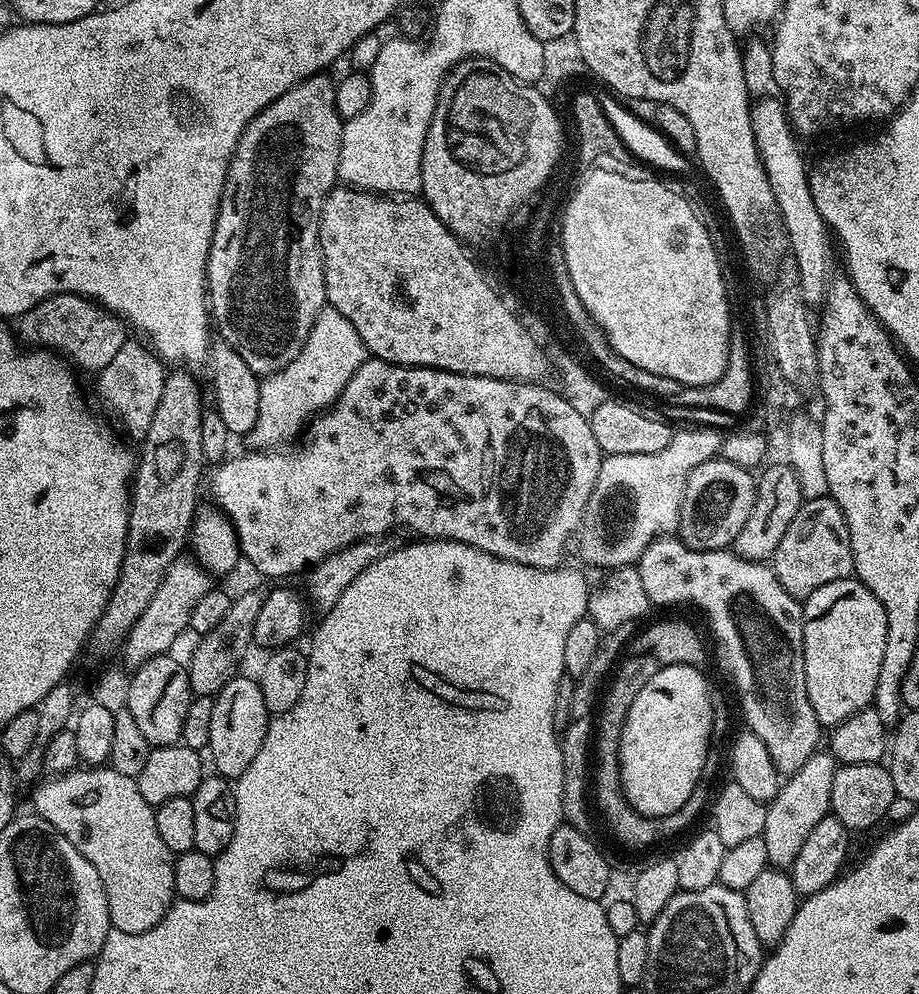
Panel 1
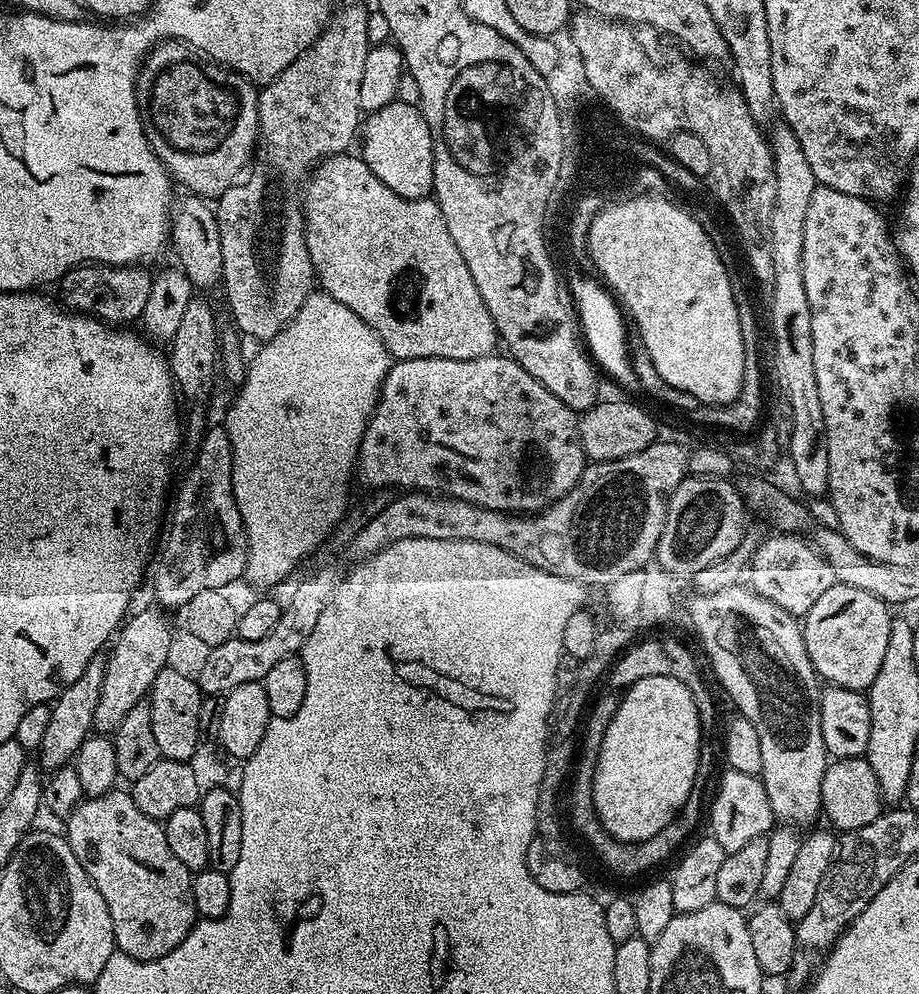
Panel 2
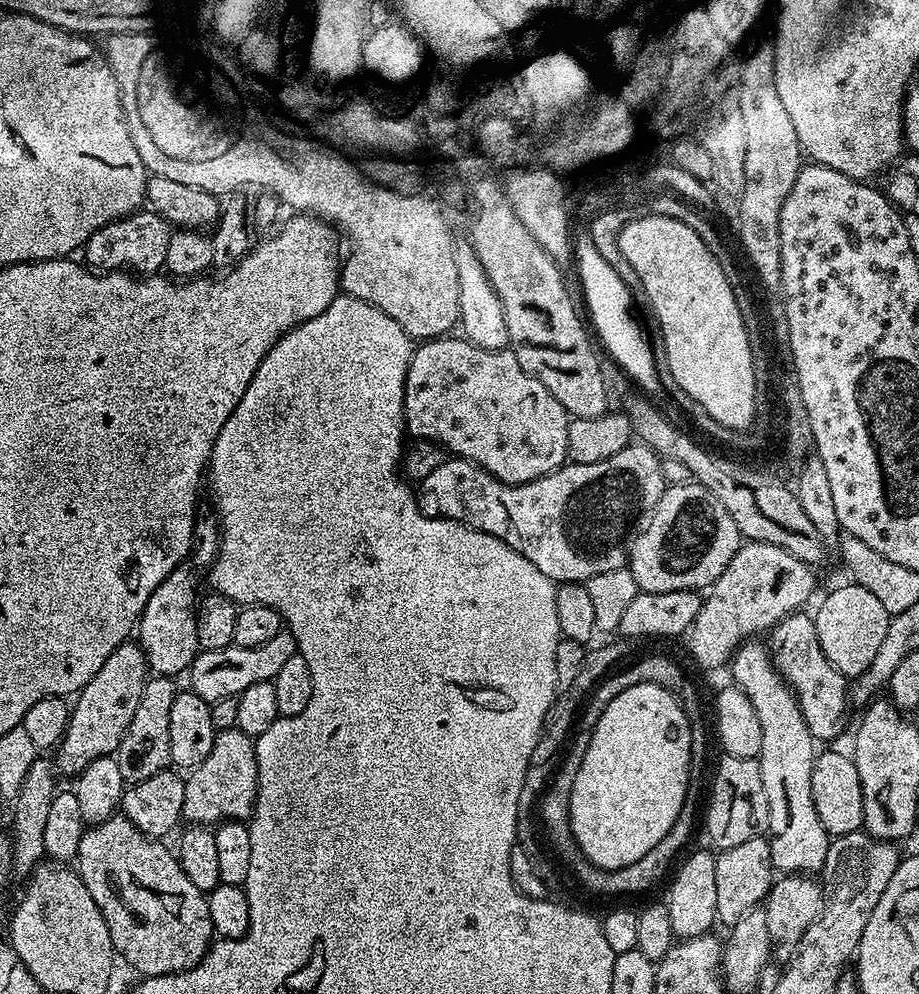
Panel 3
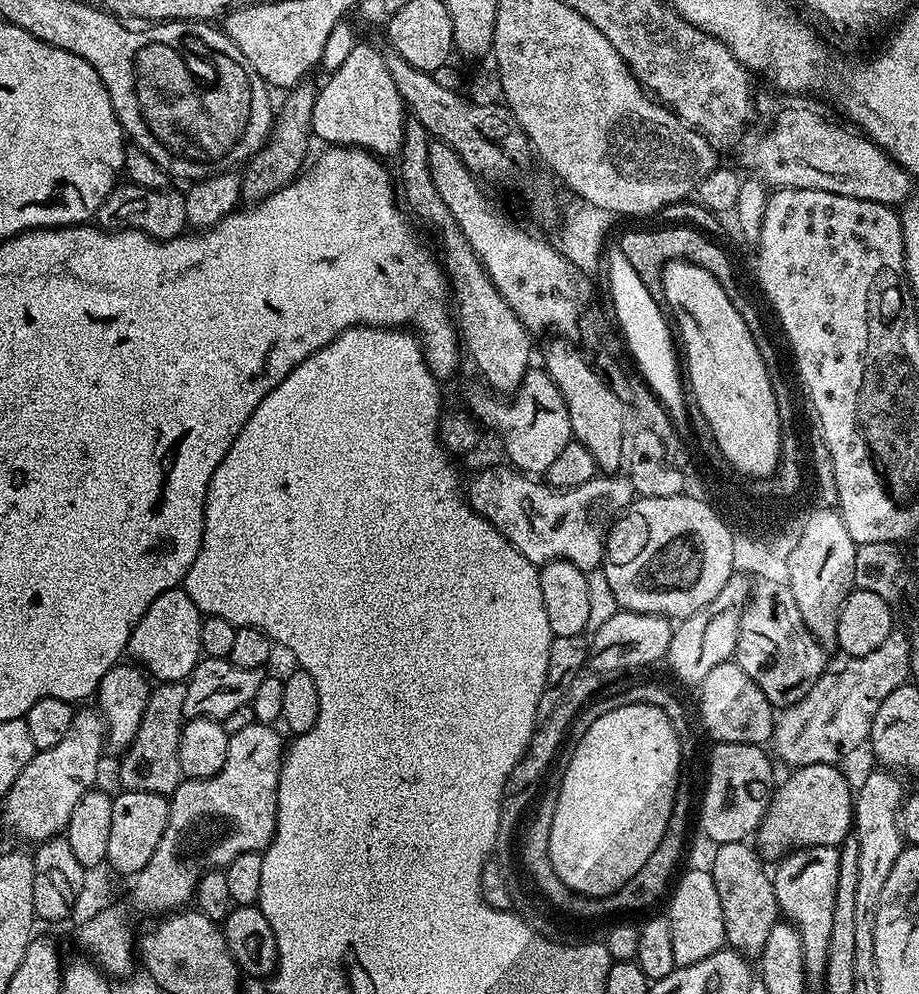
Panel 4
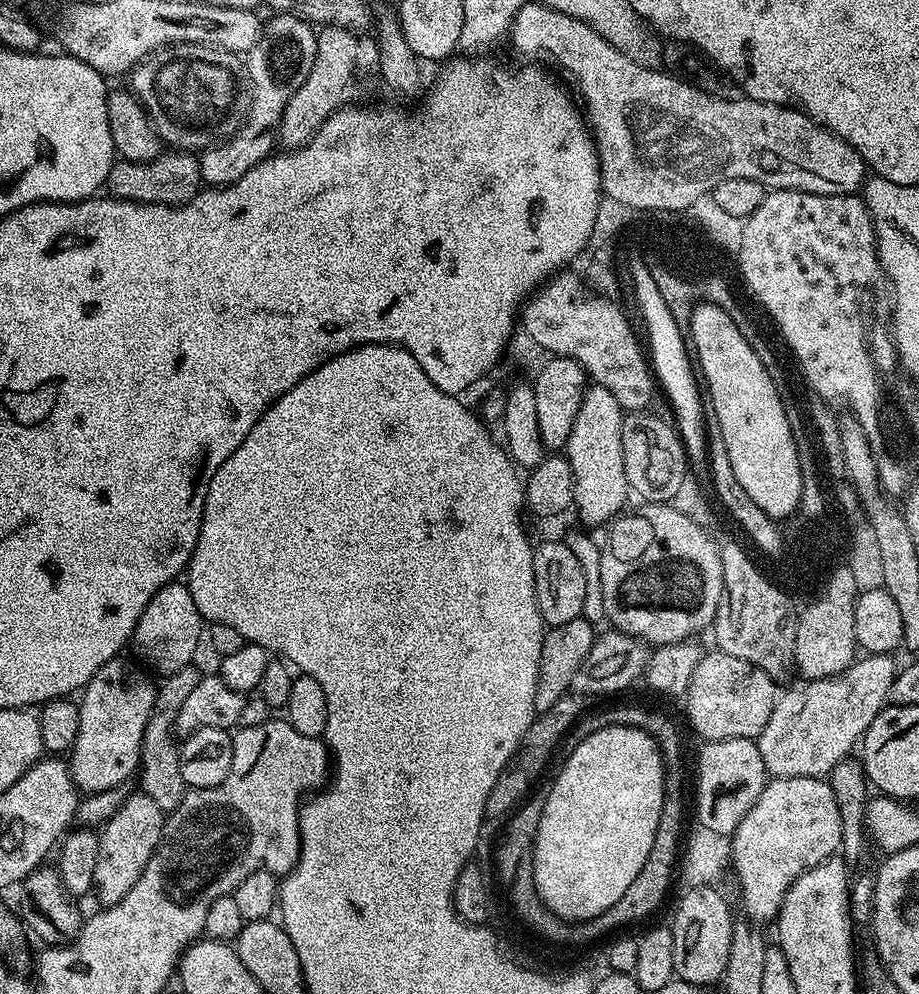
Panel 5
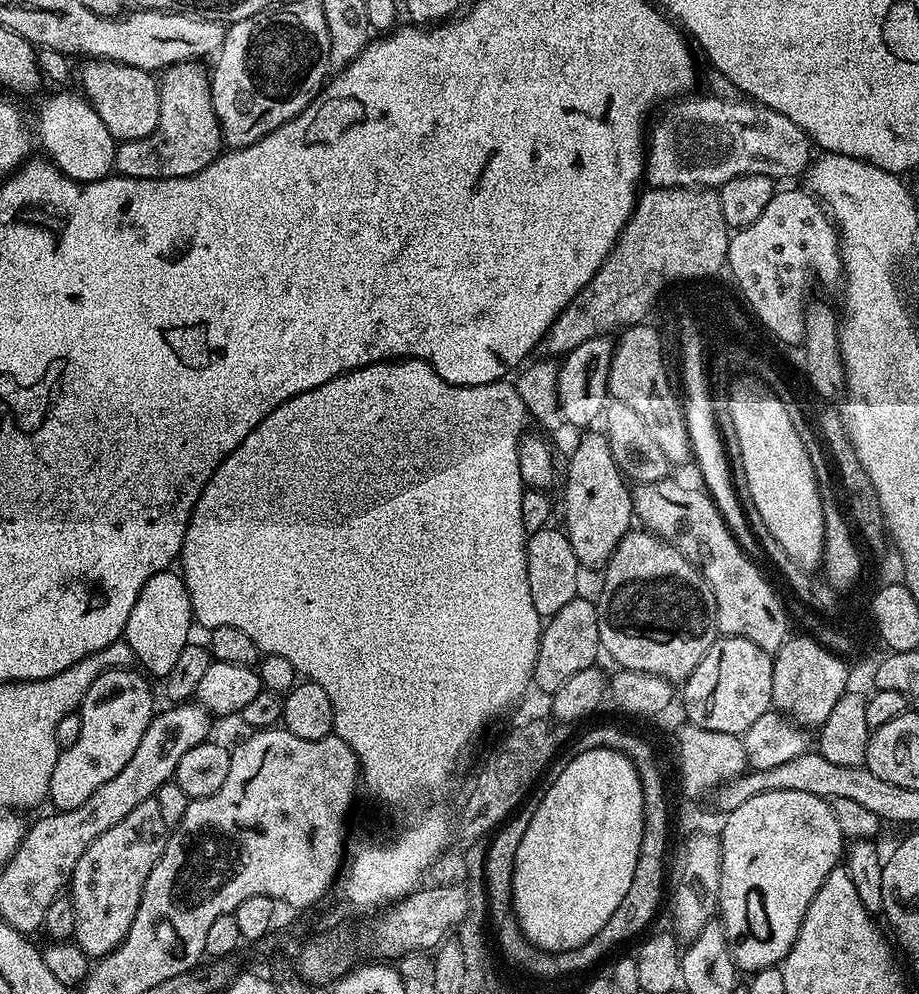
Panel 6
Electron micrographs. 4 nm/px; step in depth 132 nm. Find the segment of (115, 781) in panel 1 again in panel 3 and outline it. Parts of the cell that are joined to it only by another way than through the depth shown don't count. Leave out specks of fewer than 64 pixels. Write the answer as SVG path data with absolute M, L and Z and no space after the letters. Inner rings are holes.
M124 815L85 827L74 868L106 918L113 953L141 977L184 972L208 953L214 933L206 893L186 878L169 845L140 832Z

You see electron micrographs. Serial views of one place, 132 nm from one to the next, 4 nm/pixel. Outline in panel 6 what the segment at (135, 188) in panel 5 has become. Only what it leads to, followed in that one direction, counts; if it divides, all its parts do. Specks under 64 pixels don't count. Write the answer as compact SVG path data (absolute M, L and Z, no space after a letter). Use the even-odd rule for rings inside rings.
M185 60L183 64L171 64L169 68L163 69L158 80L160 86L158 126L146 138L125 140L117 147L114 168L119 175L147 180L193 176L206 166L210 166L210 162L214 162L217 156L221 155L220 119L216 117L216 111L212 105L212 85L209 73L202 65L203 63L195 60Z

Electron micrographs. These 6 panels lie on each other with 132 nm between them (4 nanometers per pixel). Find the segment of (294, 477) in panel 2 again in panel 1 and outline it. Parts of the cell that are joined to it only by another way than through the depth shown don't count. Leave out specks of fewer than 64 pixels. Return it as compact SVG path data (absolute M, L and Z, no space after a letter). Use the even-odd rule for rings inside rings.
M327 307L318 314L310 330L310 338L302 346L298 358L280 372L263 377L258 394L258 418L254 430L248 433L247 443L256 450L276 450L288 446L292 439L305 431L306 425L321 410L327 410L340 397L341 390L354 378L358 366L366 359L366 349L358 330Z

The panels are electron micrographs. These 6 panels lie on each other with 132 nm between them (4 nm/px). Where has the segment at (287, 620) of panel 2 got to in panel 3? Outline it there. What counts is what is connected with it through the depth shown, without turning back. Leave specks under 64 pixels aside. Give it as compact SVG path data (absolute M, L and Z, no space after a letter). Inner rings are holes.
M281 630L274 638L270 638L270 642L266 642L266 646L257 648L233 646L209 652L201 650L196 653L190 669L190 677L192 676L190 690L194 694L198 694L198 698L209 702L231 696L241 696L246 690L246 686L254 686L254 682L275 680L278 670L282 670L284 663L297 654L296 640L287 630Z

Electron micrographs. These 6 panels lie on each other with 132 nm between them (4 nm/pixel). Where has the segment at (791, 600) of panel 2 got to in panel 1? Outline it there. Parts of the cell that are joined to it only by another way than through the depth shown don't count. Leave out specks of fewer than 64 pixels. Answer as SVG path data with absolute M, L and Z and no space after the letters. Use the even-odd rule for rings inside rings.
M829 495L804 500L797 516L783 534L770 559L772 573L782 582L782 590L798 601L805 601L826 582L847 580L853 575L850 534L842 510Z

